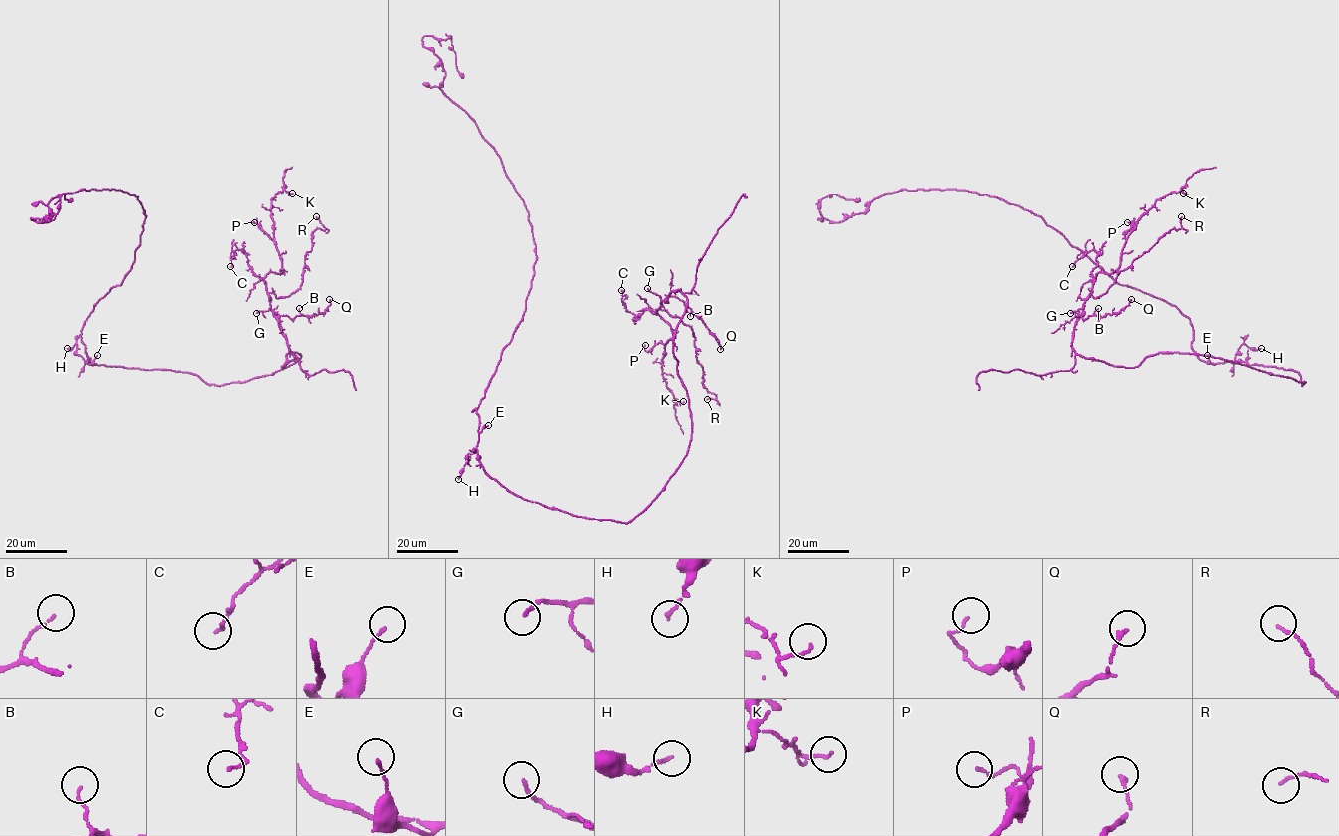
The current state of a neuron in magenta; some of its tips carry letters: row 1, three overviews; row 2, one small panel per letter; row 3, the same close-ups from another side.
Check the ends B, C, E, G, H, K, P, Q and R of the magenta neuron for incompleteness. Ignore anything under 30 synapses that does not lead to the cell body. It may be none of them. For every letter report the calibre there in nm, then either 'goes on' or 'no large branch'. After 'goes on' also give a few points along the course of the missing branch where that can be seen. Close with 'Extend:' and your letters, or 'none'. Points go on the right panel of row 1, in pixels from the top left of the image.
B: 110 nm thick; no large branch
C: 100 nm thick; no large branch
E: 120 nm thick; no large branch
G: 130 nm thick; no large branch
H: 130 nm thick; no large branch
K: 100 nm thick; no large branch
P: 120 nm thick; no large branch
Q: 170 nm thick; no large branch
R: 90 nm thick; no large branch
Extend: none

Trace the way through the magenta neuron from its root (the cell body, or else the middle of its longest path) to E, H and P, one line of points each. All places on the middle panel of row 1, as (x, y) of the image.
E: (501, 484), (485, 471), (477, 453), (479, 433), (488, 425)
H: (501, 484), (485, 471), (477, 452), (467, 454), (468, 460), (458, 479)
P: (501, 484), (577, 516), (637, 516), (691, 439), (673, 355), (679, 290), (655, 312), (672, 338), (645, 345)

